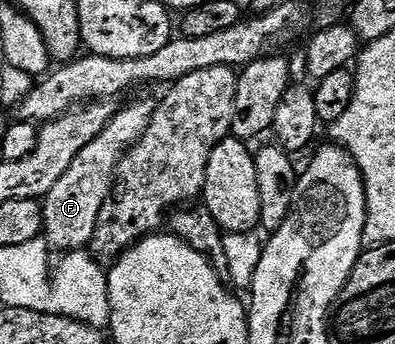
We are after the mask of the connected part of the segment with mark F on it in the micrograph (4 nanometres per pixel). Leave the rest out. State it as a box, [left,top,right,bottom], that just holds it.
[42,100,153,250]

